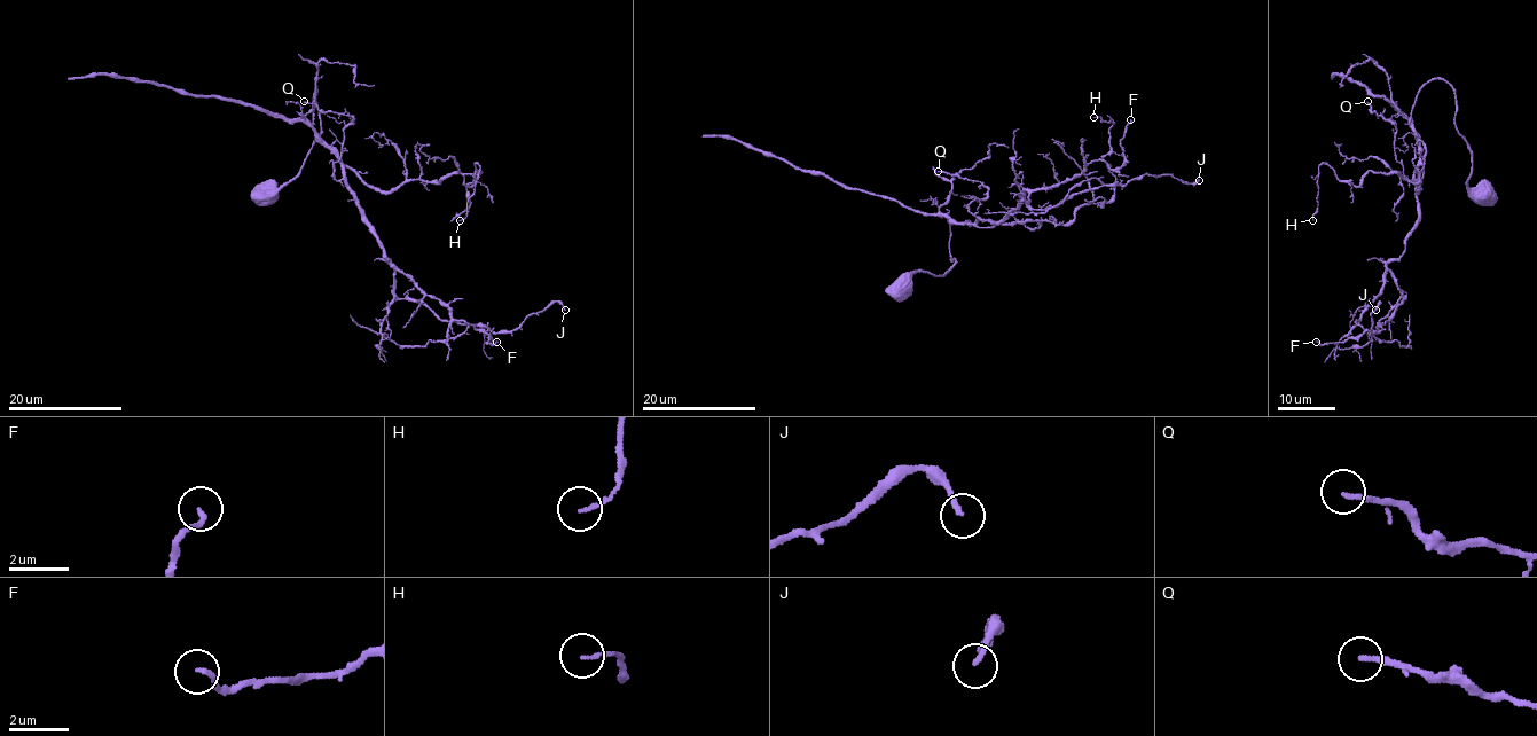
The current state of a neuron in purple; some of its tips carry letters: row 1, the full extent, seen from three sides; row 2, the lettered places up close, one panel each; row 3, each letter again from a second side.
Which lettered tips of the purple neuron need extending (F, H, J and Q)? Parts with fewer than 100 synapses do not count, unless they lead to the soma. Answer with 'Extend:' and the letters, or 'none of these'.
Extend: none of these

